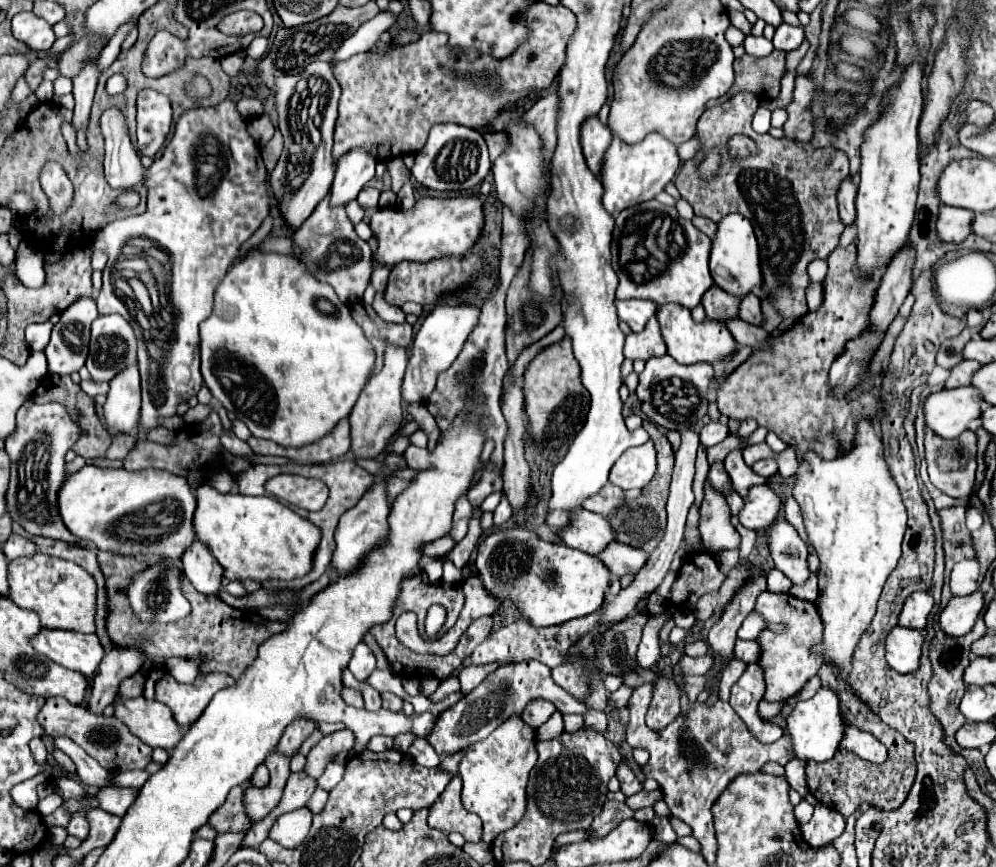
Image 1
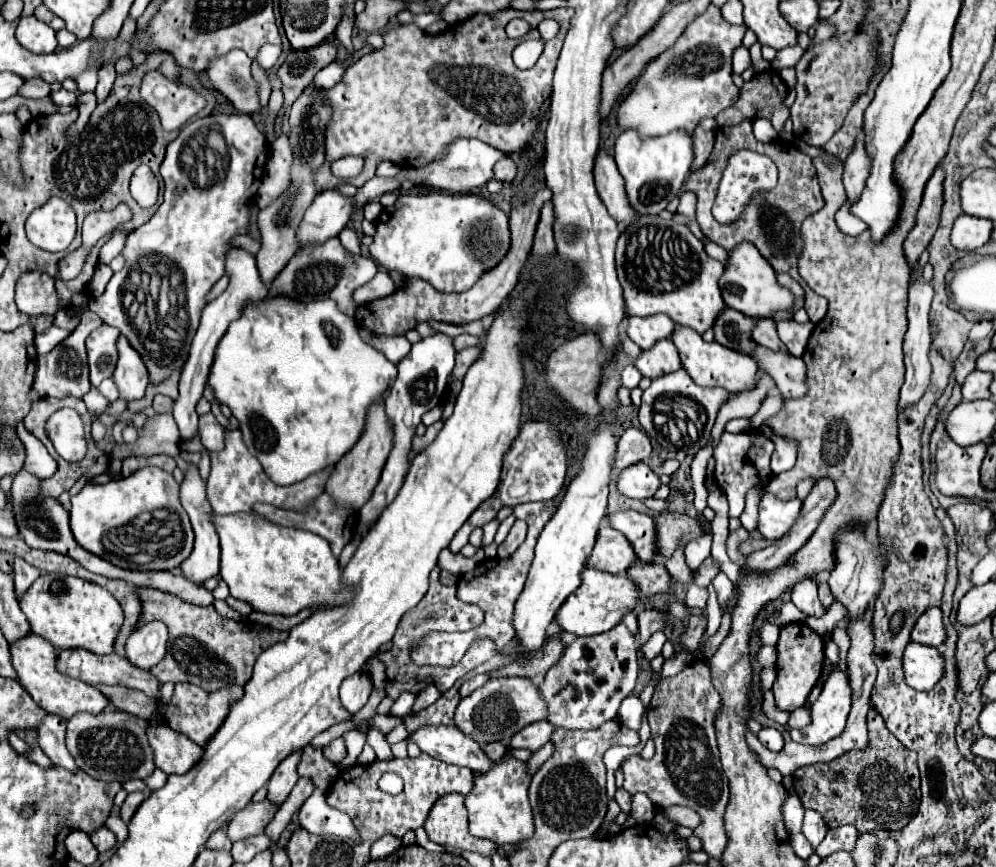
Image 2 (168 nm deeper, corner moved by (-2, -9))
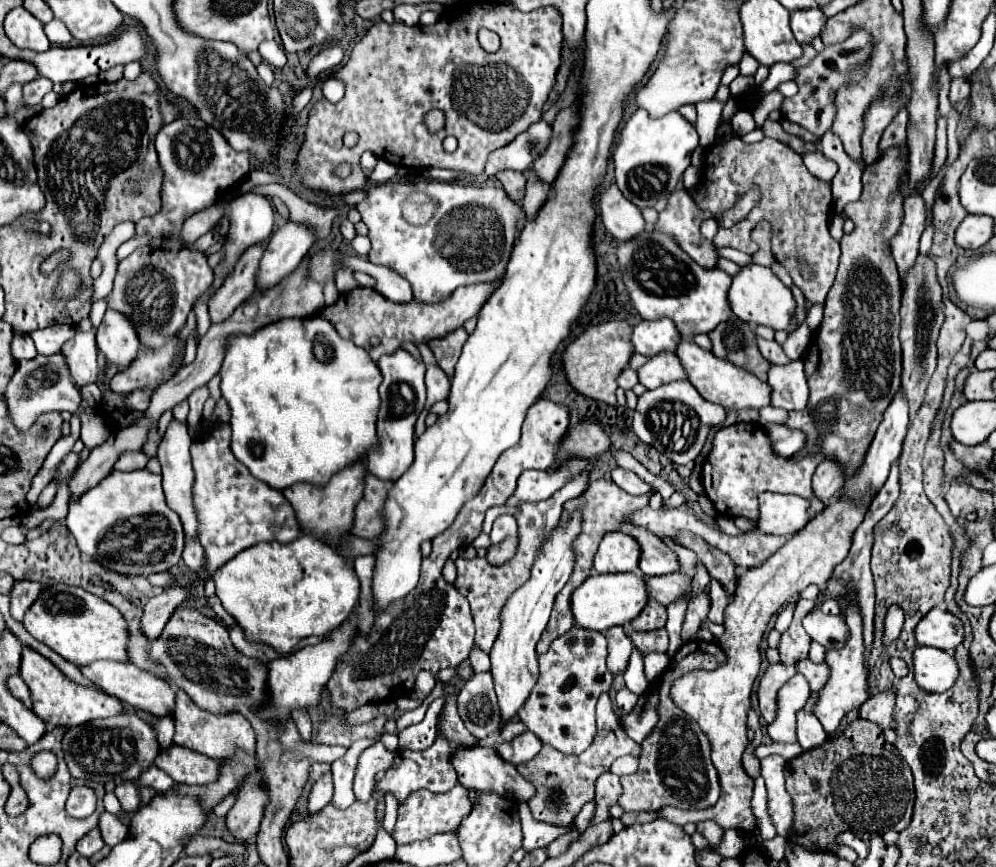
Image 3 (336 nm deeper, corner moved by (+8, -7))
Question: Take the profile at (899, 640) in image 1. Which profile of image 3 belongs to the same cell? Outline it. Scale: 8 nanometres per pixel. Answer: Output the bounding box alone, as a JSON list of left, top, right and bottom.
[914,646,960,692]

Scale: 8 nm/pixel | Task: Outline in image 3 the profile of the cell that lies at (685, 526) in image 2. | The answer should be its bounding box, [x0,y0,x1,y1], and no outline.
[676,534,736,596]

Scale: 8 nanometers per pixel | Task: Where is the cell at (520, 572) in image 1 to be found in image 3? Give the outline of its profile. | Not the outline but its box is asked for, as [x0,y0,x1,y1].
[572,572,648,630]

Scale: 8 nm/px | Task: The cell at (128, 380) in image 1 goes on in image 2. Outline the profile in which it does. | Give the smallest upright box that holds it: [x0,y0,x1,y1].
[112,336,148,402]

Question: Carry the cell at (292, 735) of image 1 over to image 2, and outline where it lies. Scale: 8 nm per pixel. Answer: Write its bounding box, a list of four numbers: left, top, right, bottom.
[268,750,302,804]

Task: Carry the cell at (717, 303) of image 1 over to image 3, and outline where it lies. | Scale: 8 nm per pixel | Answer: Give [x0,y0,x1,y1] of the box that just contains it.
[708,318,770,380]

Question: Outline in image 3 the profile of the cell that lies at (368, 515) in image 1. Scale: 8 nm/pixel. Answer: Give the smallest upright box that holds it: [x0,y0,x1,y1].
[368,350,426,480]

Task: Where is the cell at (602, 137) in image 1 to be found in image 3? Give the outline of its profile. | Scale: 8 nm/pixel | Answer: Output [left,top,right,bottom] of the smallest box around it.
[600,186,646,242]

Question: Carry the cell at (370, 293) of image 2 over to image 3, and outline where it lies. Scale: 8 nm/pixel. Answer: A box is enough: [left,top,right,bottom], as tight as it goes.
[336,270,360,292]

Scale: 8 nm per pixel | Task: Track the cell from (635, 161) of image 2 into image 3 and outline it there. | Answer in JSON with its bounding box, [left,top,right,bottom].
[612,110,698,208]

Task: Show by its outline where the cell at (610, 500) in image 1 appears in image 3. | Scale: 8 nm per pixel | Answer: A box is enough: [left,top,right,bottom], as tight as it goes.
[632,526,680,578]

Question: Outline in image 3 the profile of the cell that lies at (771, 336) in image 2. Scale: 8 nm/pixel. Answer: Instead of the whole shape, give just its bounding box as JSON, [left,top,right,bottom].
[758,338,790,364]

